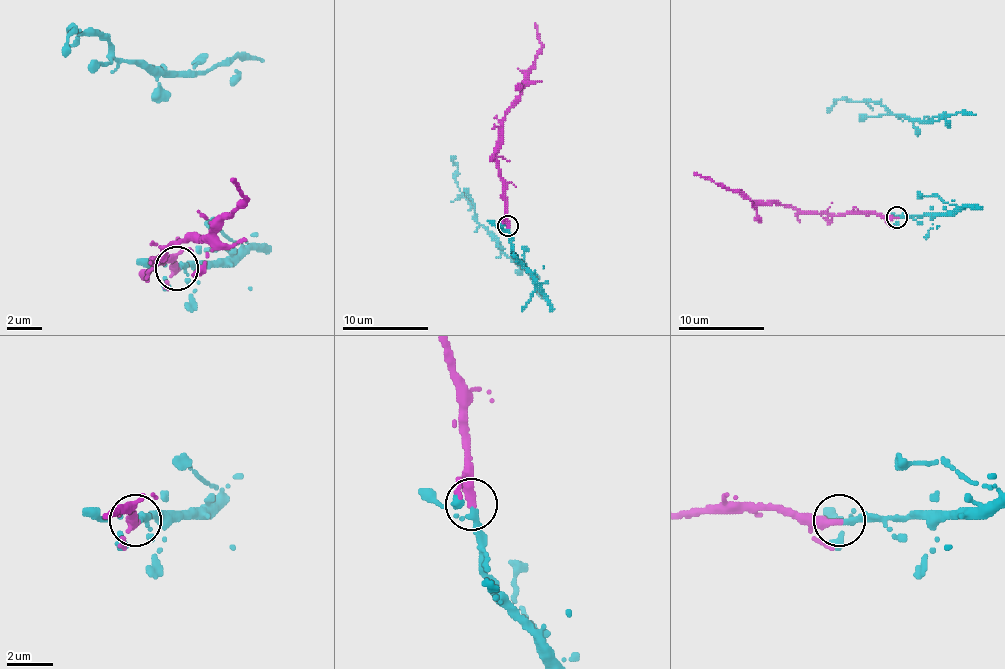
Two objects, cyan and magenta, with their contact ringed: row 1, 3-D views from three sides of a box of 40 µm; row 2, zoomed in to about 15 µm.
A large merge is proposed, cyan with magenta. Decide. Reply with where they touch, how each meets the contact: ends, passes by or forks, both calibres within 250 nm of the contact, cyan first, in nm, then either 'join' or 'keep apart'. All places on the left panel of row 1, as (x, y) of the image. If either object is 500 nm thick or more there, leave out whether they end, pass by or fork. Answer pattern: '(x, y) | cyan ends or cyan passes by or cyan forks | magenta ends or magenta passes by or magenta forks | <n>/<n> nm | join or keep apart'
(176, 268) | cyan forks | magenta ends | 180/380 nm | join

